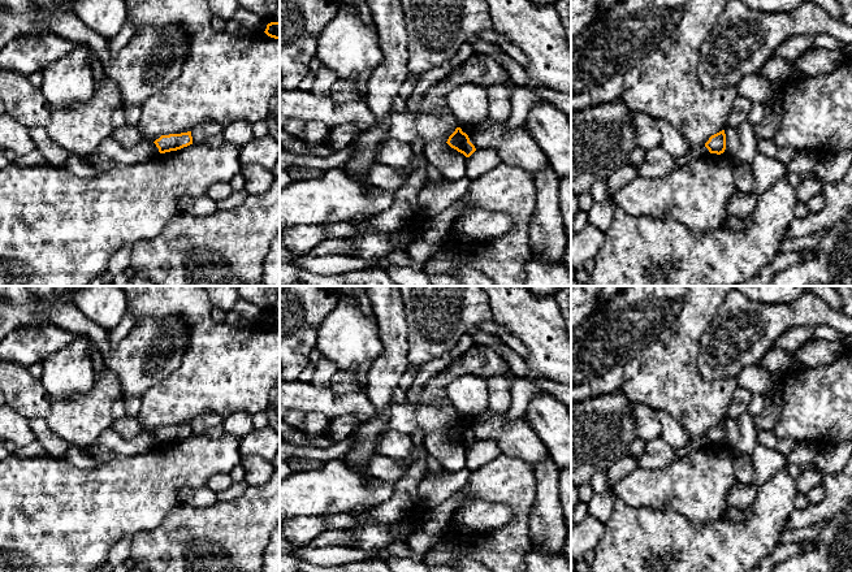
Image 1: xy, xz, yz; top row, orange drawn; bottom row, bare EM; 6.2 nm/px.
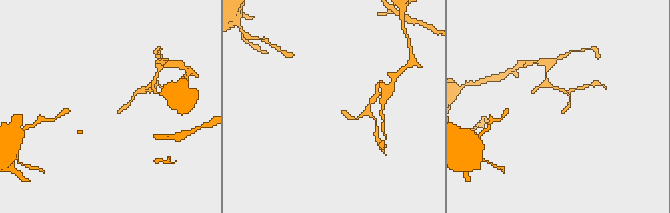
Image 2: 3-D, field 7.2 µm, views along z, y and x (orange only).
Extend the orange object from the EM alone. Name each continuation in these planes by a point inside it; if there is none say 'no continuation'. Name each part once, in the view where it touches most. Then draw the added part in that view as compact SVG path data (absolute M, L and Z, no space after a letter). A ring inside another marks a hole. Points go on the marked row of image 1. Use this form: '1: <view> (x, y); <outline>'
no continuation

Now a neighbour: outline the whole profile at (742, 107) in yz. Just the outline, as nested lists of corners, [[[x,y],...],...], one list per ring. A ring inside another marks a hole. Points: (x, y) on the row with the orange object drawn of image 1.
[[[736,96],[735,103],[731,108],[730,117],[727,120],[727,126],[738,127],[748,120],[749,112],[752,109],[752,103],[744,96]]]

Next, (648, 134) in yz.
[[[636,112],[635,114],[637,125],[636,130],[637,147],[646,151],[661,146],[661,131],[656,121]]]

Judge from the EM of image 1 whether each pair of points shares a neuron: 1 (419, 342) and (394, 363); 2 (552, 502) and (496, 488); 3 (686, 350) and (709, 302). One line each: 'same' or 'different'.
1: different
2: different
3: same

